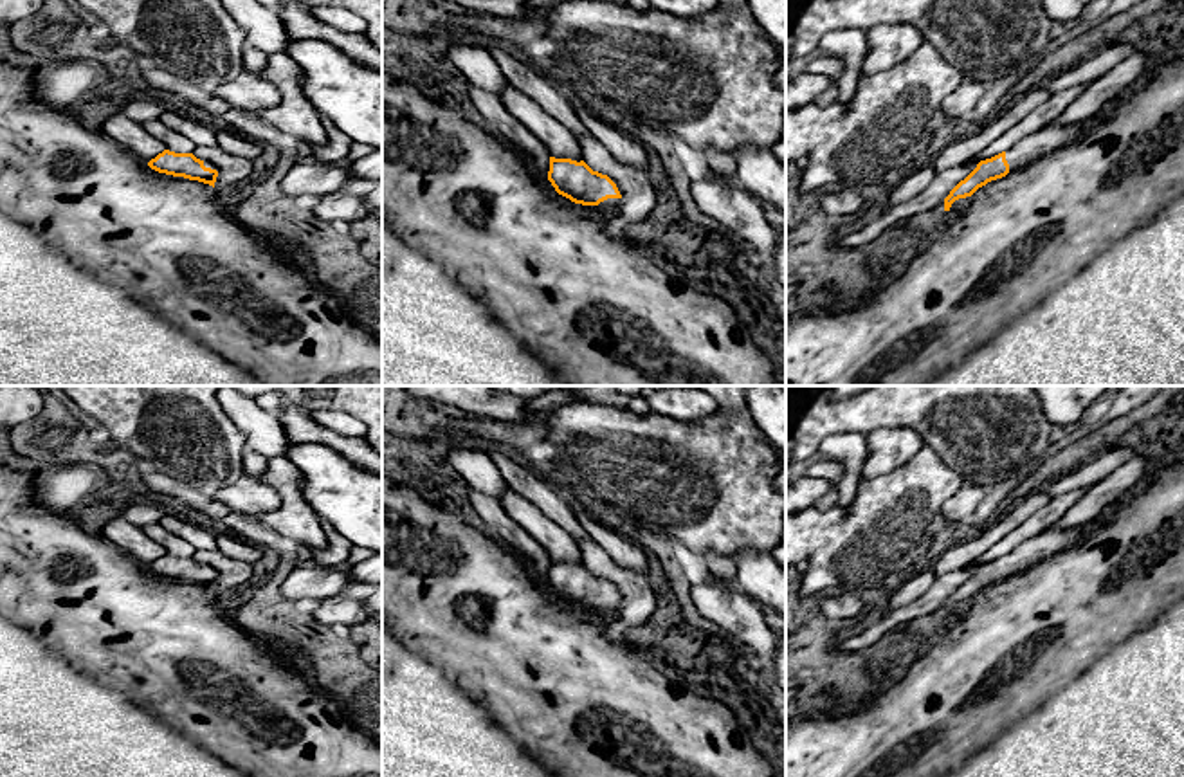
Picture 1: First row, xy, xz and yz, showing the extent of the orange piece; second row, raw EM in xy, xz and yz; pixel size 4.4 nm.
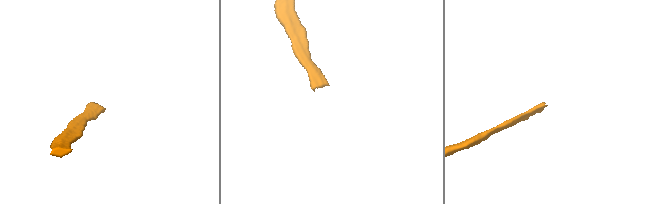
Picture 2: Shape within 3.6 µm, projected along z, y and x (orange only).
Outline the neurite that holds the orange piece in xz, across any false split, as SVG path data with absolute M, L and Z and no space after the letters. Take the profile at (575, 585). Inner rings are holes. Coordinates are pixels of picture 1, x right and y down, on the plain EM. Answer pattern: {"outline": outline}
{"outline": "M550 561L548 584L555 595L575 608L589 609L593 617L618 638L622 629L622 599L616 588L584 564Z"}

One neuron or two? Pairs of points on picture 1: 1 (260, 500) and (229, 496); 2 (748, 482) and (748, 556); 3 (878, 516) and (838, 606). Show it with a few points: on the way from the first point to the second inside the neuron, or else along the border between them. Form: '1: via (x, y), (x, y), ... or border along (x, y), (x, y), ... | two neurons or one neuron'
1: via (253, 498), (236, 496) | one neuron
2: border along (766, 548), (739, 545), (728, 557) | two neurons
3: border along (849, 592), (826, 592), (815, 597) | two neurons

